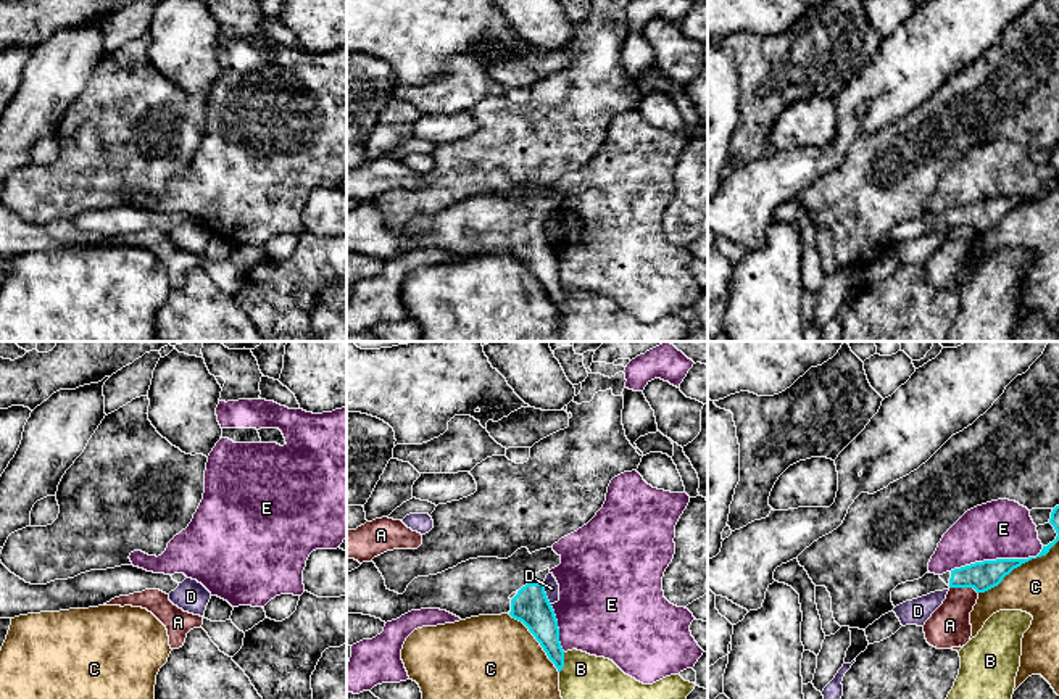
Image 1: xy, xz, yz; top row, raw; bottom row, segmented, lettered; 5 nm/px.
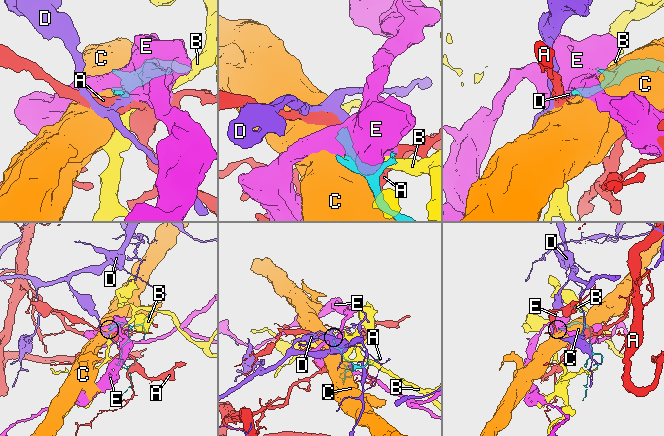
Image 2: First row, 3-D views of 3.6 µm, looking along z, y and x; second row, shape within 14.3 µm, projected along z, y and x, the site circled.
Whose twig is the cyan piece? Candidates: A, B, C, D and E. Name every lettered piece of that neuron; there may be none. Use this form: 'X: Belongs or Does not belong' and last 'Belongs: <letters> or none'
A: Does not belong
B: Does not belong
C: Does not belong
D: Does not belong
E: Does not belong
Belongs: none

